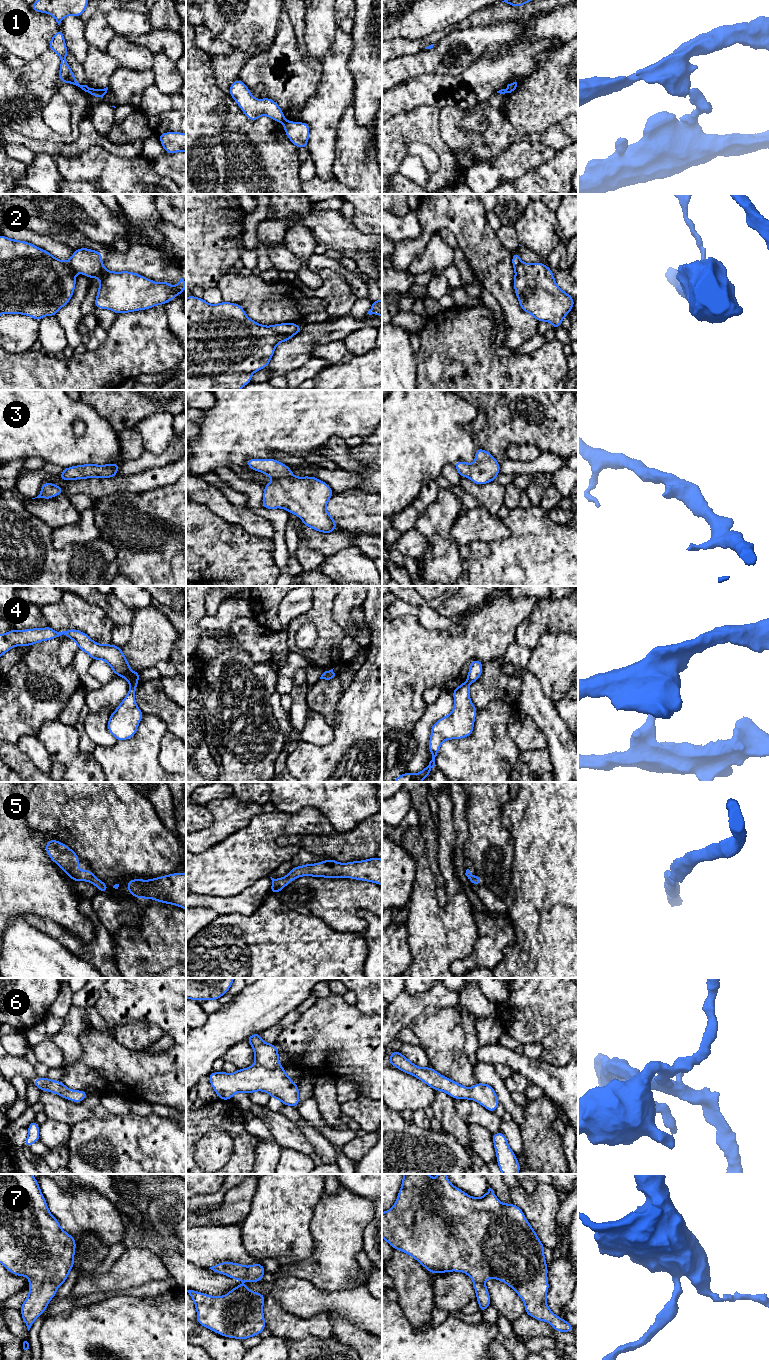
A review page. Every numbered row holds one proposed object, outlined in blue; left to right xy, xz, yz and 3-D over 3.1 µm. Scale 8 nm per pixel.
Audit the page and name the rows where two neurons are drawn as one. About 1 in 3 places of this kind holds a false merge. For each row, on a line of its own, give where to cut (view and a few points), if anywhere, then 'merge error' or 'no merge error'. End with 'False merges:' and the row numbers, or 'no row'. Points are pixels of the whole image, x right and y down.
1: xy (87, 86), (88, 91) | merge error
2: xz (268, 326), (281, 334), (292, 336) | merge error
3: no cut | no merge error
4: xy (137, 681), (130, 684) | merge error
5: no cut | no merge error
6: no cut | no merge error
7: no cut | no merge error
False merges: 1, 2, 4

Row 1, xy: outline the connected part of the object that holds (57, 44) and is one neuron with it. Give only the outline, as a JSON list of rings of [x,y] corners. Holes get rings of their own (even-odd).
[[[58,29],[57,32],[53,35],[52,39],[49,41],[49,49],[54,51],[59,55],[61,64],[59,69],[59,79],[63,83],[70,83],[80,87],[85,92],[88,92],[87,85],[80,85],[74,76],[71,68],[69,67],[66,61],[66,55],[68,53],[68,49],[66,47],[64,34]]]

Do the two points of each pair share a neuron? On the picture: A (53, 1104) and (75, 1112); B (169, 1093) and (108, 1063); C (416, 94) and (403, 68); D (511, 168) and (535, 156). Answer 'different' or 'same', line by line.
A: same
B: same
C: different
D: same

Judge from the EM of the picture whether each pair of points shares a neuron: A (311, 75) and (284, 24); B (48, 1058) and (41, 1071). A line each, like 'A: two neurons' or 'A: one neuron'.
A: one neuron
B: two neurons

